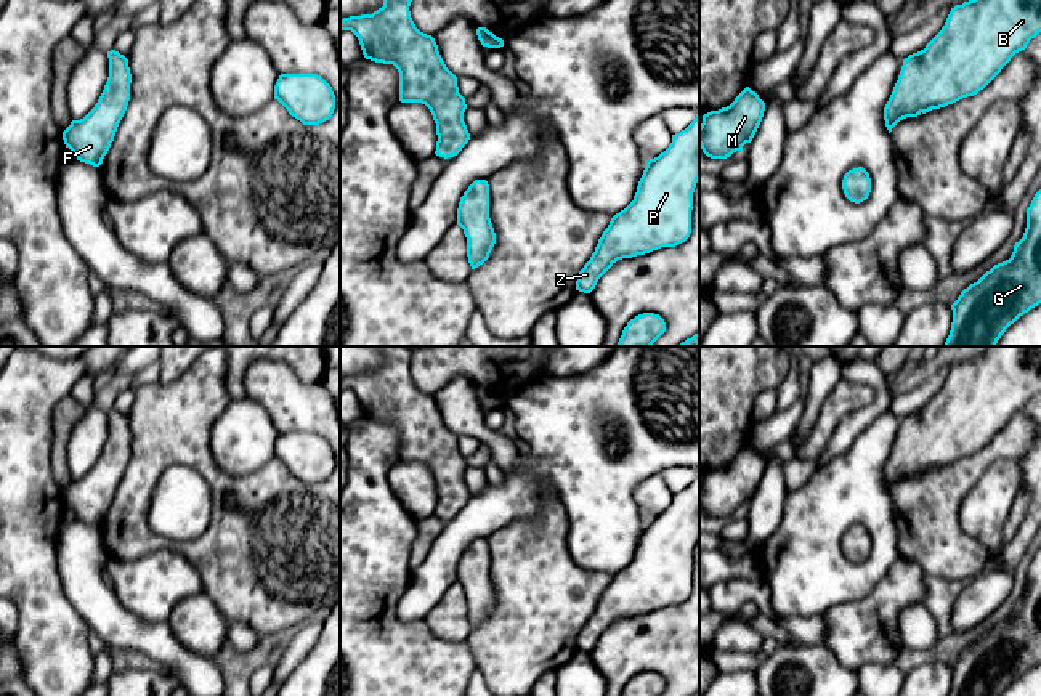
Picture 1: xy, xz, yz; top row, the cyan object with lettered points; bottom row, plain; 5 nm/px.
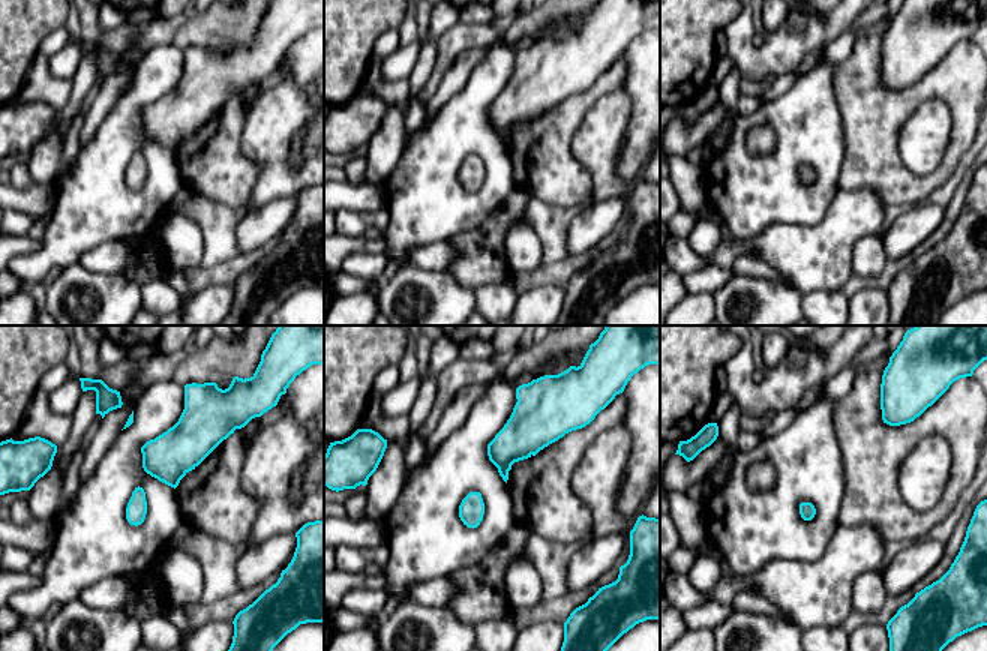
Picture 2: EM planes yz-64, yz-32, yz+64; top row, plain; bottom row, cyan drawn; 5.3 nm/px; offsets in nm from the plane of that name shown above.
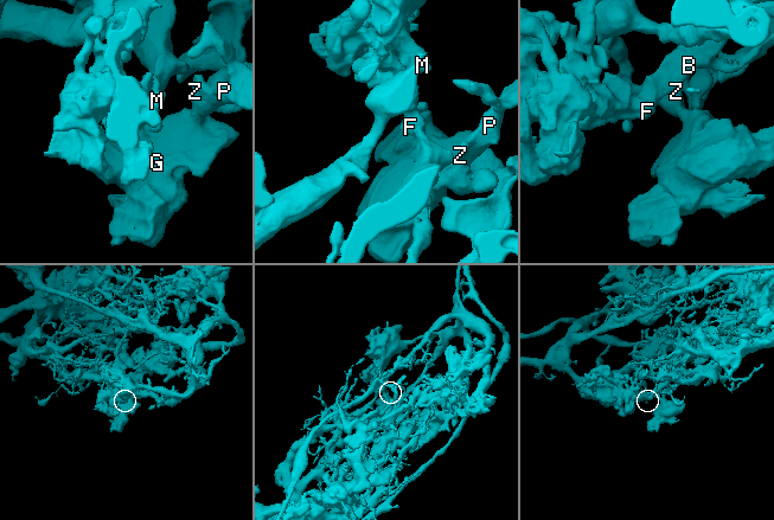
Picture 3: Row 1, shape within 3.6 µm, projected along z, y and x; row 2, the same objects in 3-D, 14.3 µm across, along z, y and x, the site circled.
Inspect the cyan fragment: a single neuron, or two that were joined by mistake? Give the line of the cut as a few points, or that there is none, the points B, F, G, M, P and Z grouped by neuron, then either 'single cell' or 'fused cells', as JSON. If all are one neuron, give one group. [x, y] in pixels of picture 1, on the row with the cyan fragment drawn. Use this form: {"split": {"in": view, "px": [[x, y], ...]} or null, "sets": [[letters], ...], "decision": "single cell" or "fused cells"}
{"split": {"in": "xy", "px": [[125, 63], [122, 68], [122, 100], [127, 105]]}, "sets": [["B"], ["F", "G", "M", "P", "Z"]], "decision": "fused cells"}

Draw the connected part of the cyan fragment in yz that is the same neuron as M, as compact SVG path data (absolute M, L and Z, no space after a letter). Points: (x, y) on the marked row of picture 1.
M746 87L735 101L703 115L699 146L711 159L727 159L751 143L764 117L765 103Z

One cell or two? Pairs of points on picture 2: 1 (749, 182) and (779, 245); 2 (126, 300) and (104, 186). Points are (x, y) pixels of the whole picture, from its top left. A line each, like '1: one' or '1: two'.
1: two
2: two

